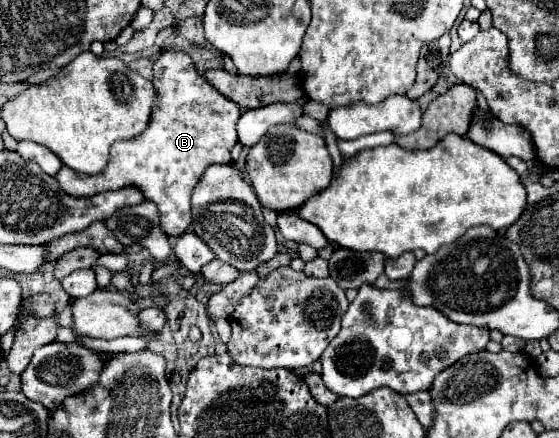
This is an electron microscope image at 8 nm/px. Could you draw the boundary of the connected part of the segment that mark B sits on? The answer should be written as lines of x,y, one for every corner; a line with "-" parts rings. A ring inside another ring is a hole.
165,51
159,55
159,59
153,65
153,87
155,87
155,105
151,111
149,125
143,133
131,139
121,139
111,145
109,165
103,173
97,175
81,175
73,169
63,167
57,173
57,181
61,189
65,189
69,195
79,197
91,197
95,193
103,193
109,189
123,189
123,187
137,187
147,201
153,201
159,209
161,219
161,231
169,237
179,237
187,227
191,225
191,193
197,185
197,181
203,177
205,169
209,165
231,165
231,149
237,143
237,131
235,123
241,117
239,105
225,95
221,95
213,85
197,73
193,67
193,61
183,51

